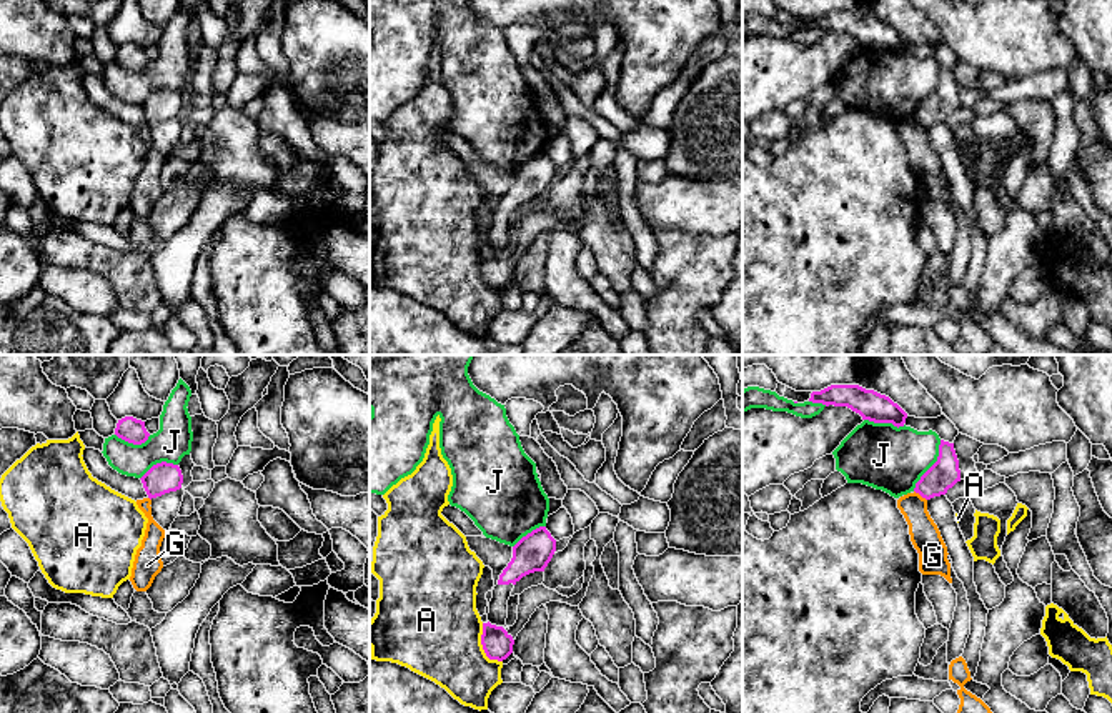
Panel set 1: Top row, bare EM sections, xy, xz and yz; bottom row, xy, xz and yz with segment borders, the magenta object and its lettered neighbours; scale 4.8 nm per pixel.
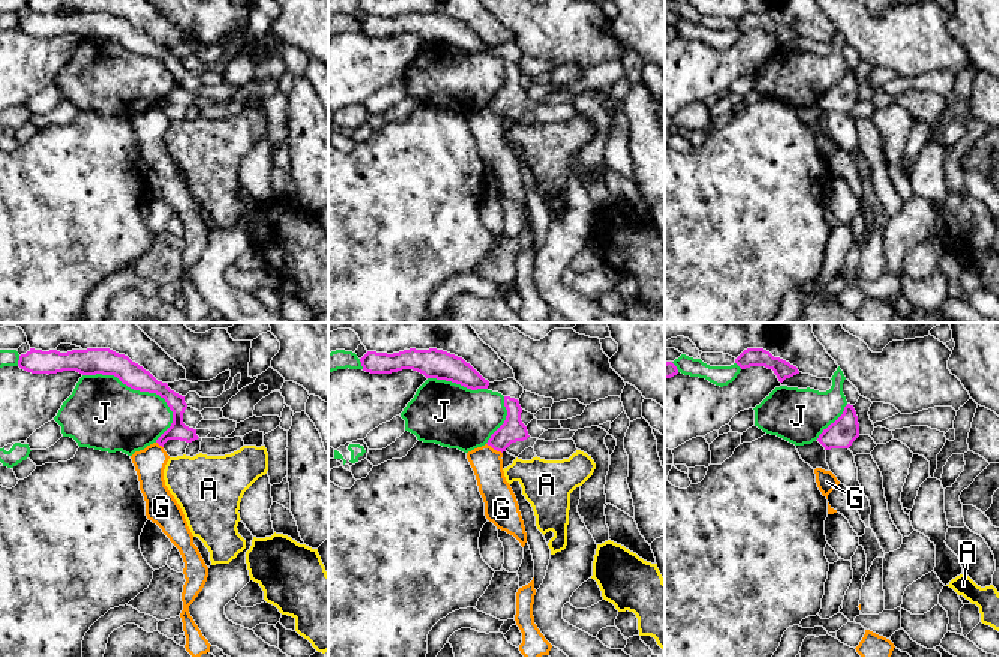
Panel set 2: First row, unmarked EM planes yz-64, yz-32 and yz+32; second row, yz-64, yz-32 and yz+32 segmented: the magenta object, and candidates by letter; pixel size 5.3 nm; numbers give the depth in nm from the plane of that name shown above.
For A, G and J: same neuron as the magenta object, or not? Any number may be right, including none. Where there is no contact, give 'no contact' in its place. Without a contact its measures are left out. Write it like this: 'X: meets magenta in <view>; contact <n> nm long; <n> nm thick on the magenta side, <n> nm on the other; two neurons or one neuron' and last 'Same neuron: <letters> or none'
A: meets magenta in xz; contact 220 nm long; 140 nm thick on the magenta side, 440 nm on the other; two neurons
G: meets magenta in yz; contact 80 nm long; 150 nm thick on the magenta side, 140 nm on the other; two neurons
J: meets magenta in yz; contact 280 nm long; 150 nm thick on the magenta side, 320 nm on the other; two neurons
Same neuron: none

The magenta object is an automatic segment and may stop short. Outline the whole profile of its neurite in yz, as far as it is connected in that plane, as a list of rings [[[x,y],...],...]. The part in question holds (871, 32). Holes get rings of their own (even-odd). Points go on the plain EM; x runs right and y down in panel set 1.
[[[831,12],[821,18],[812,18],[809,28],[826,33],[847,33],[862,47],[892,50],[897,55],[904,53],[907,45],[907,40],[889,23],[859,12]]]

